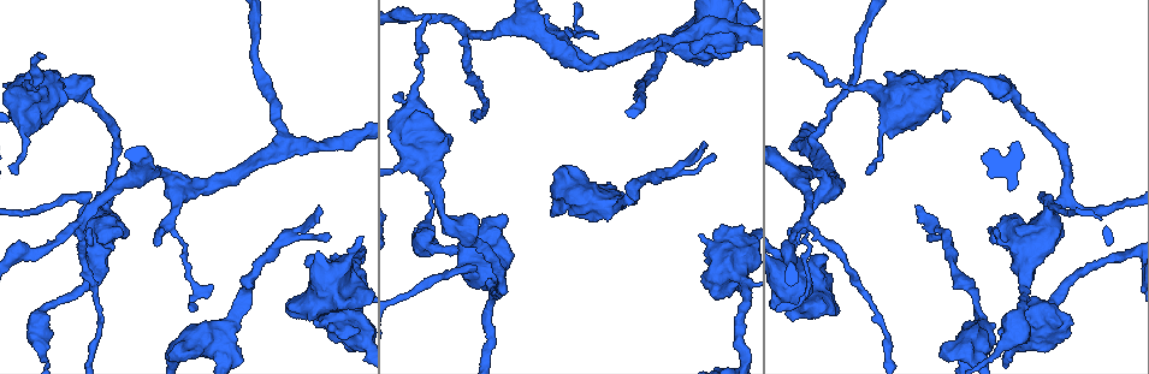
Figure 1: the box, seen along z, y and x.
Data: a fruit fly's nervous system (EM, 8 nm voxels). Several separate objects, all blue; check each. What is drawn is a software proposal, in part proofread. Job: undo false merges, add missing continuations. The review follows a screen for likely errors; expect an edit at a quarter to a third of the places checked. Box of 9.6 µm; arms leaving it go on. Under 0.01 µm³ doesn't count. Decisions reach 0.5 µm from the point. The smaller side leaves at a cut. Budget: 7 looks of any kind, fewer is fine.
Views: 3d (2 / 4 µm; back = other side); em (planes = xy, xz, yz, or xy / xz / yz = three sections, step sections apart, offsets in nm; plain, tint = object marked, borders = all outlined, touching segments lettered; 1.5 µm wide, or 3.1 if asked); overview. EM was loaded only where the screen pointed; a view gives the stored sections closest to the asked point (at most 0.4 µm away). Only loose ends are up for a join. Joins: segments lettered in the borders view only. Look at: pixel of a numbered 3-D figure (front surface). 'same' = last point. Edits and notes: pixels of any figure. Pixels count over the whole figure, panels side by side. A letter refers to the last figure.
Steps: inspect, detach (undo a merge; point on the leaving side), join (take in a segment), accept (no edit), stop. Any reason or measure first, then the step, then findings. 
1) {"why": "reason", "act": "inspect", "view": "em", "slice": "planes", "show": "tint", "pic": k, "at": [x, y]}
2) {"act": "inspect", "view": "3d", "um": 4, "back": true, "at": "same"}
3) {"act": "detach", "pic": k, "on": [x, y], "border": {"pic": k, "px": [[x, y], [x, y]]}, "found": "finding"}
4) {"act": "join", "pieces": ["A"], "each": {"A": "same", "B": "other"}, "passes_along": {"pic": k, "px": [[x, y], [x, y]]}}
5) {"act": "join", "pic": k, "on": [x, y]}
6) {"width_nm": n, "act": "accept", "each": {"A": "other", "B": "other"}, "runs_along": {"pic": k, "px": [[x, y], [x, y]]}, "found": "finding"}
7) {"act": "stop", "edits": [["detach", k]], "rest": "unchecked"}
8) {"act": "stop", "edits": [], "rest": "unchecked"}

{"why": "thick turns thin", "act": "inspect", "view": "3d", "um": 2, "pic": 1, "at": [21, 153]}

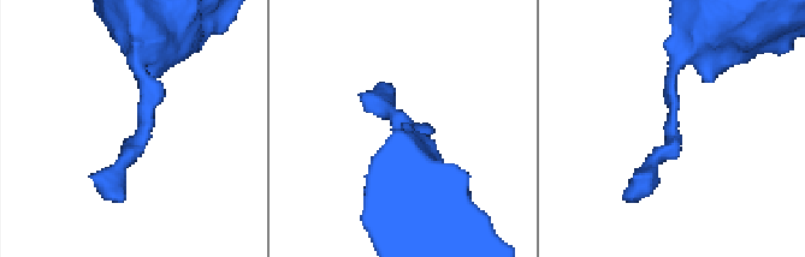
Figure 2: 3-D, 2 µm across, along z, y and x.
{"act": "inspect", "view": "em", "slice": "planes", "show": "tint", "pic": 2, "at": [670, 137]}

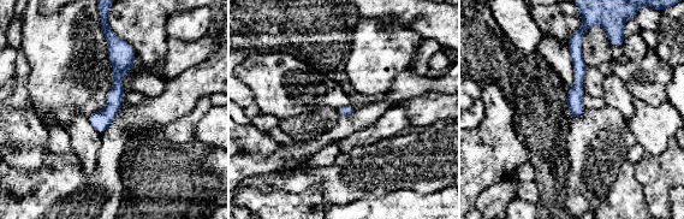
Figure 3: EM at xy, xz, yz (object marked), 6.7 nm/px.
{"act": "inspect", "view": "em", "slice": "planes", "show": "borders", "at": "same"}

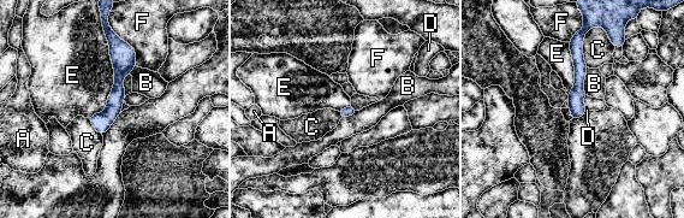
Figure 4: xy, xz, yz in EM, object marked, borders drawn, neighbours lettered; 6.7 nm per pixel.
{"width_nm": 110, "longest_contact_nm": ["E", 650], "act": "accept", "each": {"A": "other", "B": "other", "C": "other", "D": "other", "E": "other", "F": "other"}, "found": "all the same neuron"}

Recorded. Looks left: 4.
{"why": "sharp bend", "act": "inspect", "view": "em", "um": 3.1, "slice": "planes", "show": "plain", "pic": 1, "at": [508, 251]}

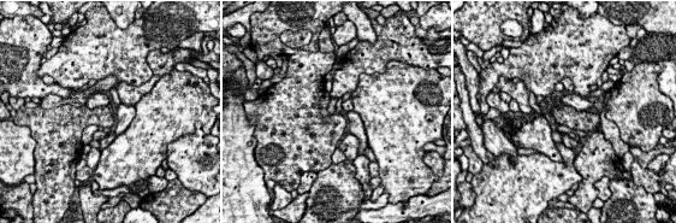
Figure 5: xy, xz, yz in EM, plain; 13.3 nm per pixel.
{"act": "inspect", "view": "em", "um": 3.1, "slice": "planes", "show": "tint", "at": "same"}

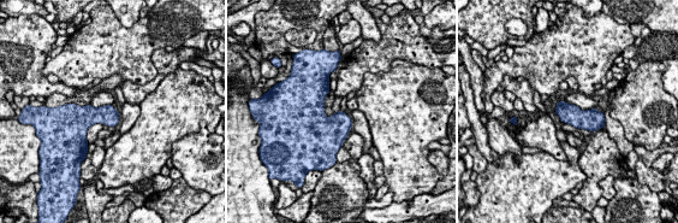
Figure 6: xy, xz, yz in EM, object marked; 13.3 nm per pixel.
{"act": "inspect", "view": "em", "um": 3.1, "slice": "planes", "show": "borders", "at": "same"}

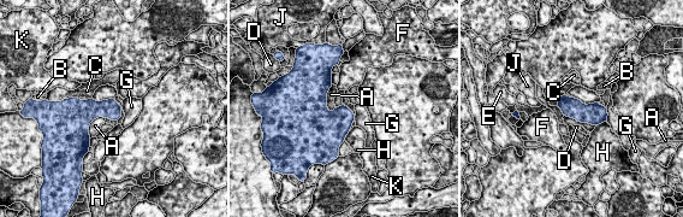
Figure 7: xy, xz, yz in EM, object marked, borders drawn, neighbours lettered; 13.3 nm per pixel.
{"longest_contact_nm": ["A", 400], "act": "accept", "each": {"A": "other", "B": "other", "C": "other", "D": "other", "E": "other", "F": "other", "G": "other", "H": "other", "J": "other", "K": "other"}, "border": {"pic": 7, "px": [[354, 116], [355, 119]]}, "found": "all the same neuron"}

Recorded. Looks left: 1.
{"act": "stop", "edits": [], "rest": "unchecked"}

